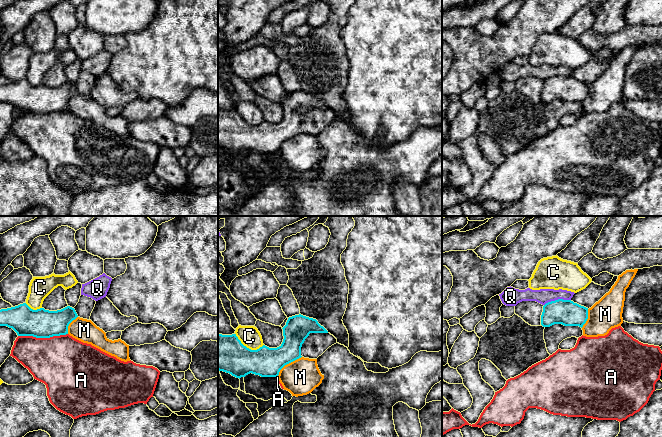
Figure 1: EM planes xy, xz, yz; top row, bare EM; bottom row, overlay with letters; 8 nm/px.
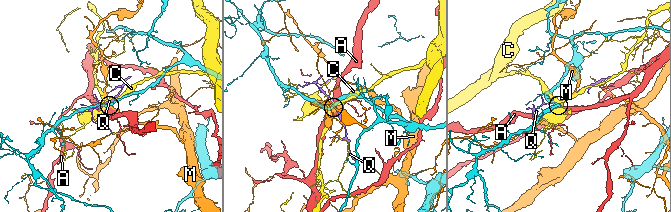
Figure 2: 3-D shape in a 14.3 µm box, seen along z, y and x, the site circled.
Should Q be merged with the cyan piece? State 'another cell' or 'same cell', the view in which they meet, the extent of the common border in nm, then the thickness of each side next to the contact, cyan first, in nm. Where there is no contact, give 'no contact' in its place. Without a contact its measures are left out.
another cell; meets cyan in yz; contact 220 nm long; 200 nm thick on the cyan side, 120 nm on the other

